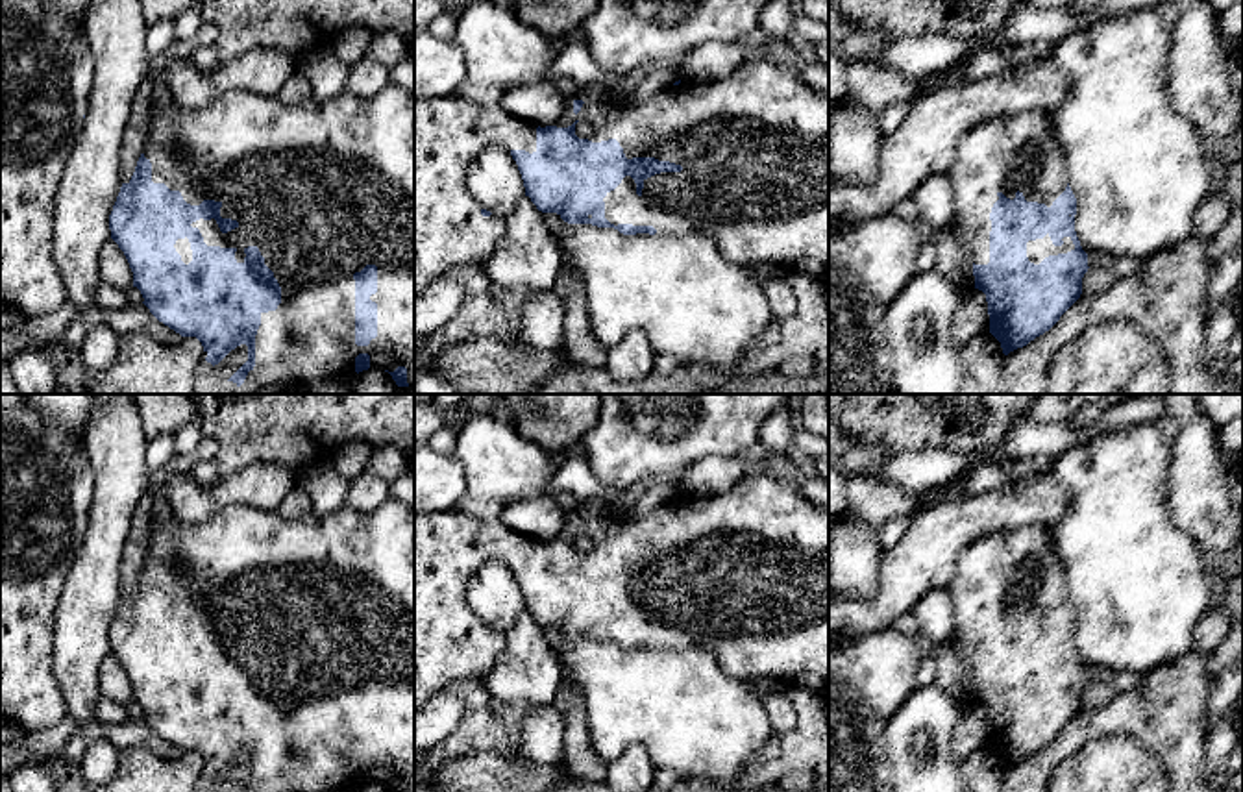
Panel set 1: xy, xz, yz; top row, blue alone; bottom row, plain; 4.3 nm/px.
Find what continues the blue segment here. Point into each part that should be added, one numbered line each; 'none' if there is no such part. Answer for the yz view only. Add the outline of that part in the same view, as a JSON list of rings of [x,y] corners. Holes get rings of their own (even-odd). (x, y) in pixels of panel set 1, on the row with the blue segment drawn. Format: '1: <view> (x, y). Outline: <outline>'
1: yz (1012, 152). Outline: [[[1017,111],[986,120],[958,139],[956,161],[949,170],[954,191],[951,229],[975,265],[990,263],[990,213],[999,192],[1014,200],[1019,191],[1027,202],[1047,207],[1065,191],[1067,176],[1062,146],[1045,111]]]

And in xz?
1: xz (753, 147). Outline: [[[744,61],[729,76],[681,80],[638,105],[585,102],[577,115],[568,100],[555,126],[575,120],[594,126],[592,142],[616,139],[627,159],[655,157],[683,167],[644,179],[640,196],[625,176],[603,198],[610,224],[653,226],[660,235],[708,235],[736,265],[769,263],[829,283],[829,94],[812,89],[794,68]]]

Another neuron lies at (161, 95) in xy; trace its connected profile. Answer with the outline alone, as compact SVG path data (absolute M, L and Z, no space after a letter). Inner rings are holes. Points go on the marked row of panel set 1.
M168 56L161 57L161 68L152 70L148 74L148 80L154 83L154 93L148 104L148 111L144 115L144 126L150 126L152 113L161 105L172 105L168 83L166 83L166 68L168 68Z

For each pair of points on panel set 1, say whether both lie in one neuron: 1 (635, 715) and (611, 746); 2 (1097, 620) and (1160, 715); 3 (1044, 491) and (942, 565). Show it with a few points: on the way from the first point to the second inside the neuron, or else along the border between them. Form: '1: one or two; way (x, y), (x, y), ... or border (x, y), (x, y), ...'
1: one; way (627, 722), (611, 739)
2: two; border (1182, 655), (1155, 667), (1144, 678)
3: one; way (1016, 504), (981, 515), (959, 537)

